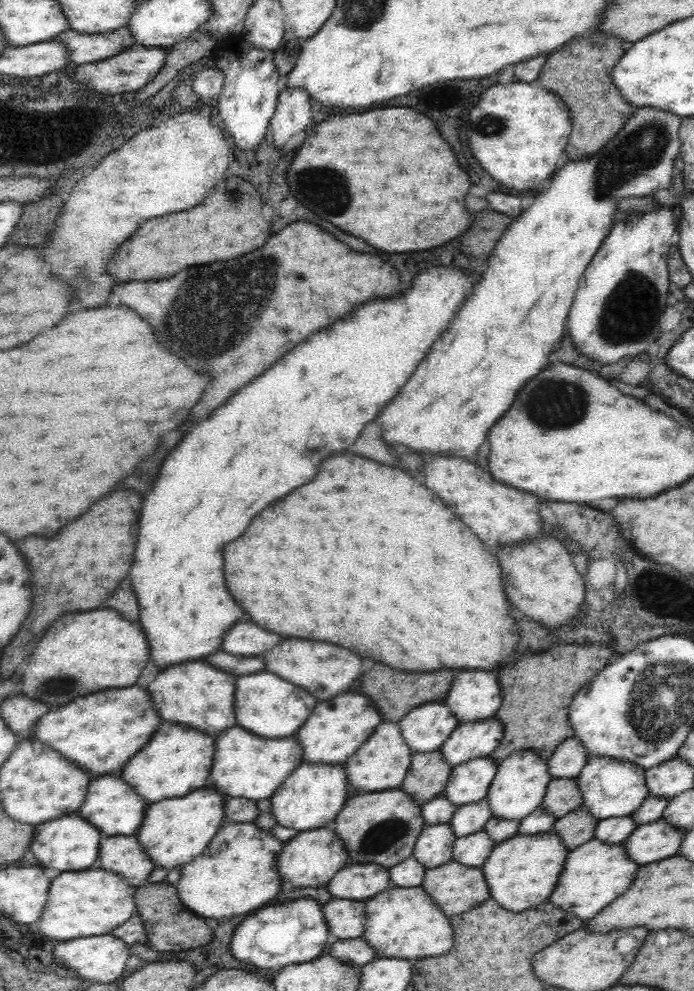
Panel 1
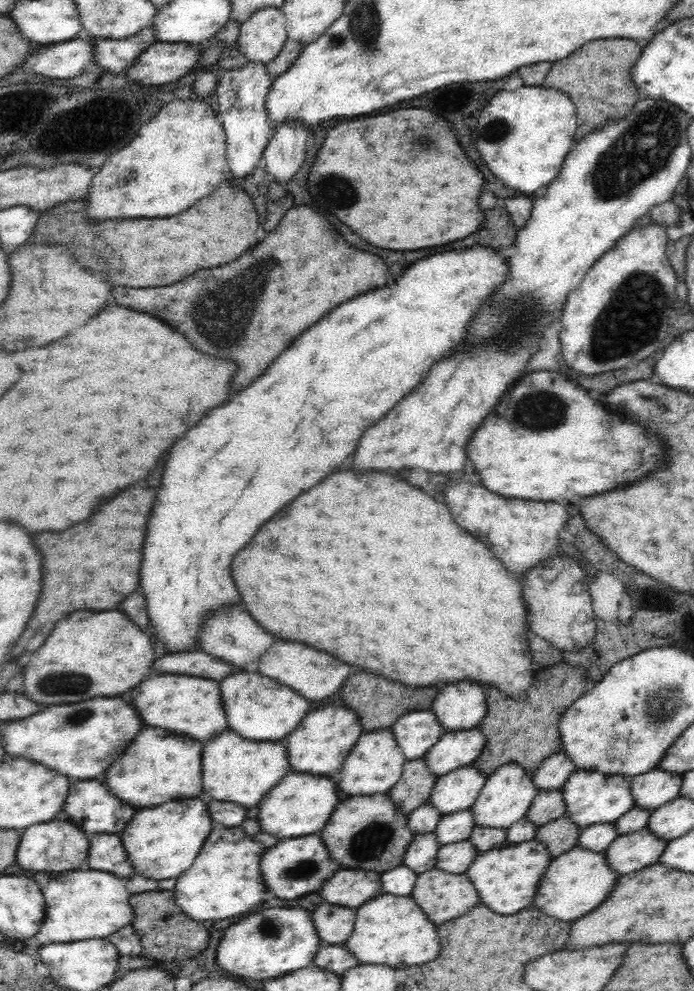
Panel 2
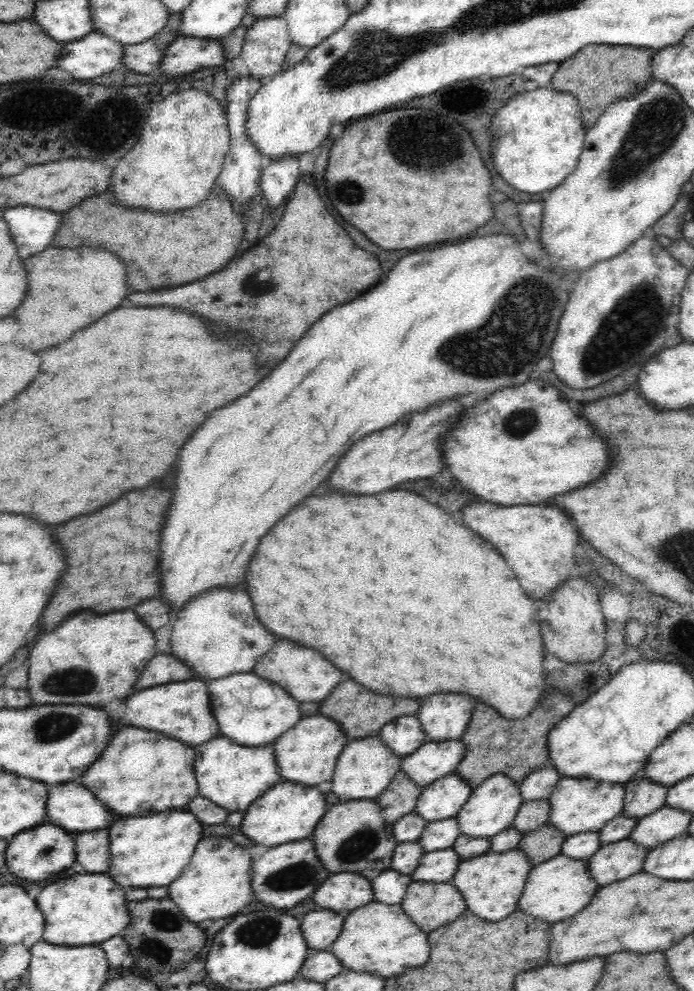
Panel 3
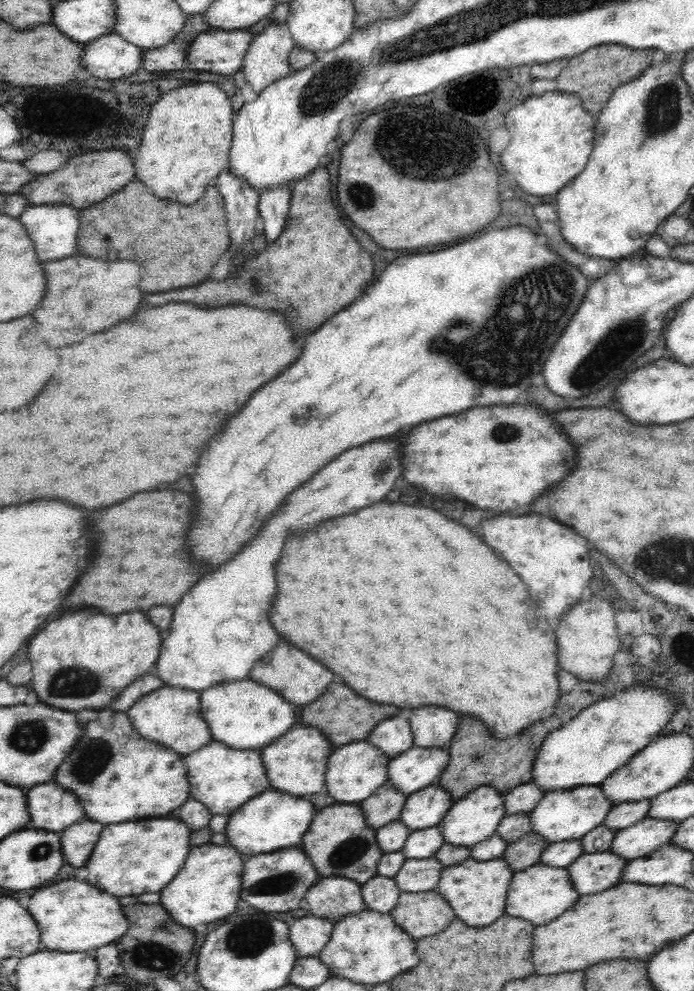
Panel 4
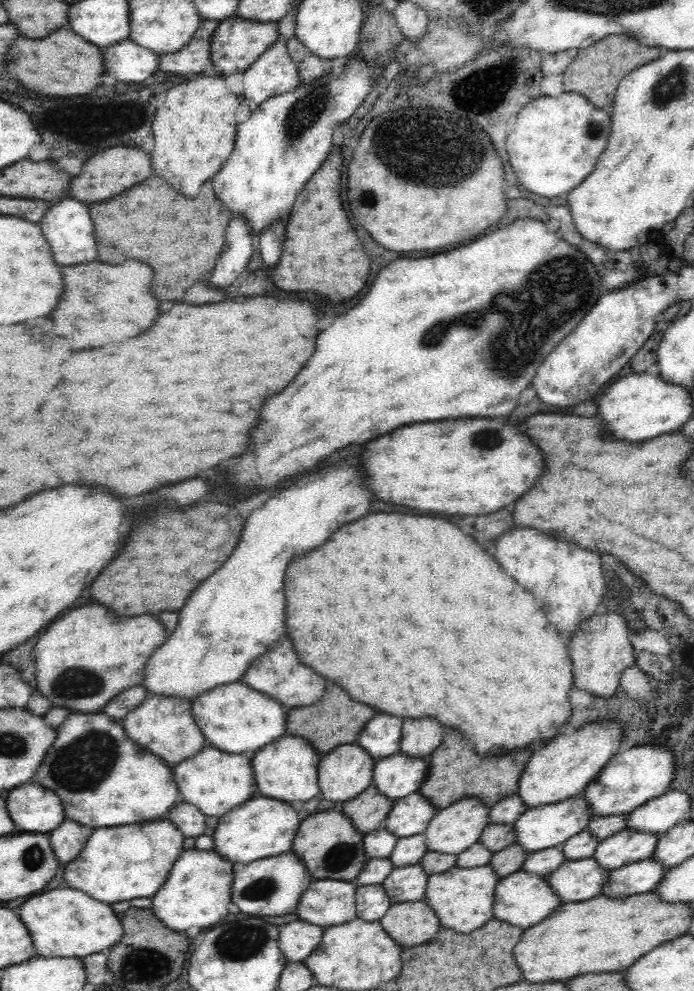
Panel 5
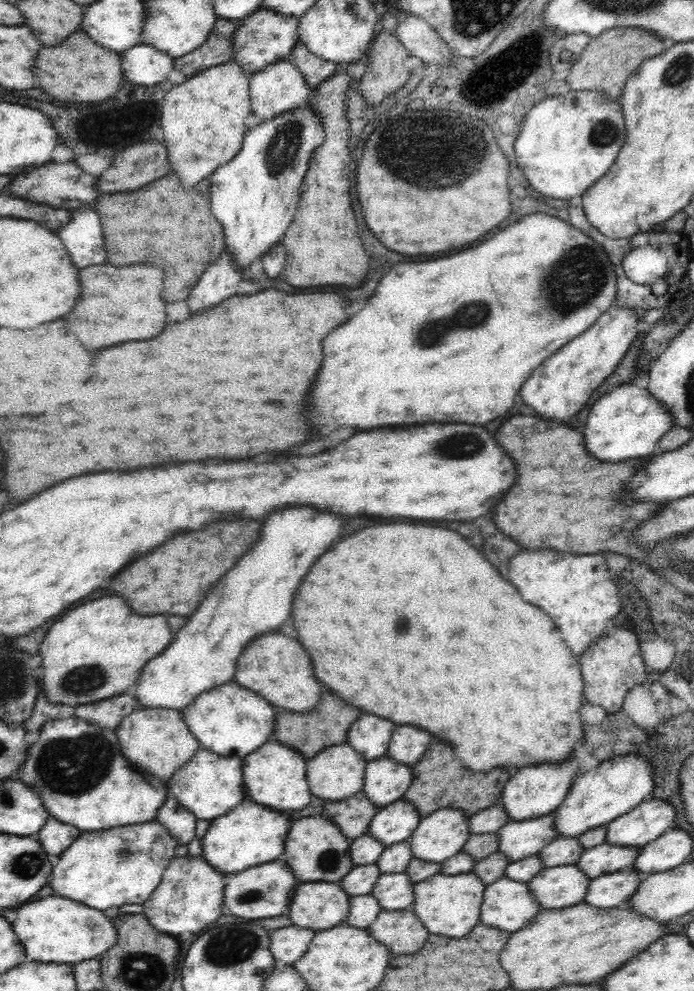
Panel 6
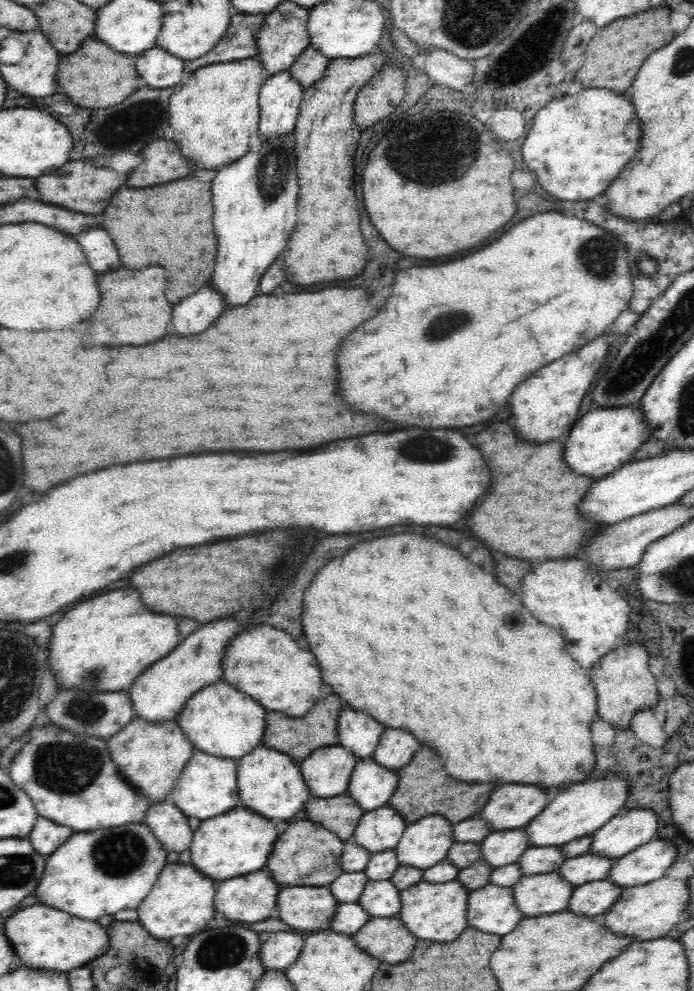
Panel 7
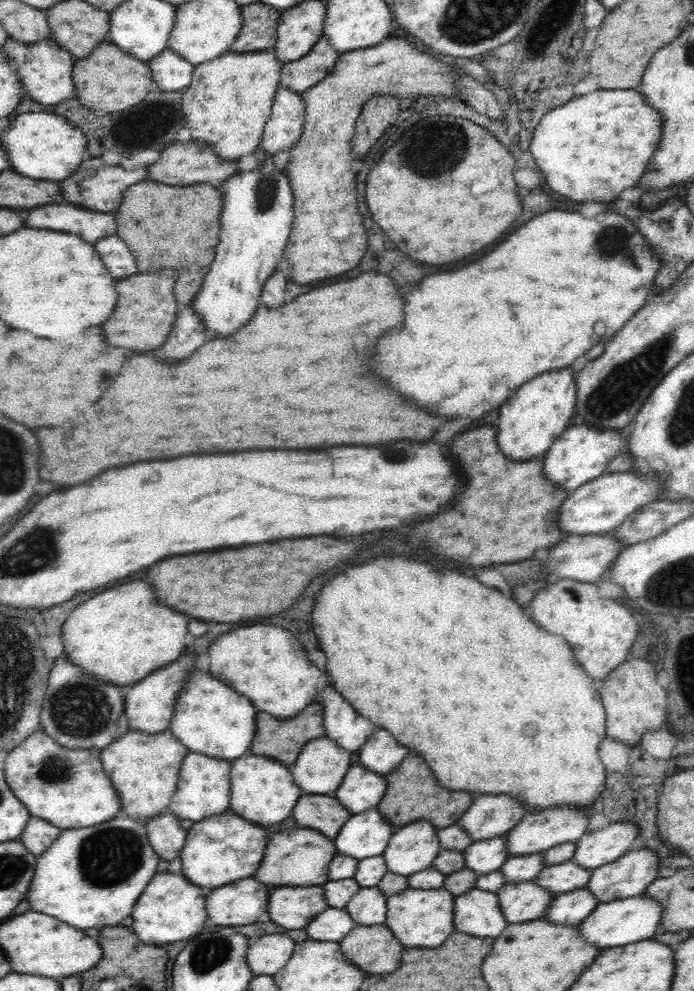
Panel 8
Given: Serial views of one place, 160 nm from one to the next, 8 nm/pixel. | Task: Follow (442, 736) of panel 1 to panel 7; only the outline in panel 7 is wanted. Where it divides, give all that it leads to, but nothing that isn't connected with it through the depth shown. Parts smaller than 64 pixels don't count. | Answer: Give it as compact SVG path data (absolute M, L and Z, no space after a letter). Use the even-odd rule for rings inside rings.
M345 704L336 716L339 746L346 748L354 757L370 758L378 745L381 732L384 732L384 726L380 726L372 716Z

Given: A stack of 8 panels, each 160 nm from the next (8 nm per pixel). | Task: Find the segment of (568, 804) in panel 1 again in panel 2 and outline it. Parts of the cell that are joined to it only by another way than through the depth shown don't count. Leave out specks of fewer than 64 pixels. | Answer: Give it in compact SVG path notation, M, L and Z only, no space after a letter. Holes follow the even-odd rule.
M560 790L537 791L530 809L526 812L526 819L534 827L544 826L551 820L556 820L565 814L565 805Z

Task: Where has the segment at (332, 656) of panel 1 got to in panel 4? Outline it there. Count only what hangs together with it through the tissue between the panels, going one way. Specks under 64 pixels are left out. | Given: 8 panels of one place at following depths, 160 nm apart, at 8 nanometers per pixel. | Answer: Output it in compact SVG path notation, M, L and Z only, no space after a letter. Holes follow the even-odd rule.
M280 638L276 648L272 652L268 652L268 656L262 656L256 661L250 672L250 678L254 682L282 694L284 700L288 700L290 704L298 705L310 704L323 692L326 692L326 686L332 682L332 672L328 672L322 664L318 664L306 652L300 652L300 650L288 646Z

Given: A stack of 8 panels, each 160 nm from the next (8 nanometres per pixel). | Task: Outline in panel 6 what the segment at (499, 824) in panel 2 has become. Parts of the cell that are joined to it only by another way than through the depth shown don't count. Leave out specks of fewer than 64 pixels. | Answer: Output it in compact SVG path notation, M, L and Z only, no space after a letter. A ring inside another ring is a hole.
M442 808L419 820L408 847L412 857L442 864L462 850L469 835L468 817L460 810Z

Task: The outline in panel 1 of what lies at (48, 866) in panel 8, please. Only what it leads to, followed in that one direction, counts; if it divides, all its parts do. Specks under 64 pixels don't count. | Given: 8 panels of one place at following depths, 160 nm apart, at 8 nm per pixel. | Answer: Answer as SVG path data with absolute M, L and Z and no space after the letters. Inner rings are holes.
M208 785L201 789L196 789L182 796L181 798L163 799L160 802L149 804L144 810L144 818L140 822L140 828L136 832L136 841L140 849L152 859L155 868L163 867L166 871L181 870L188 863L191 863L196 856L204 852L209 840L218 832L220 825L224 824L224 802L225 798L216 789Z

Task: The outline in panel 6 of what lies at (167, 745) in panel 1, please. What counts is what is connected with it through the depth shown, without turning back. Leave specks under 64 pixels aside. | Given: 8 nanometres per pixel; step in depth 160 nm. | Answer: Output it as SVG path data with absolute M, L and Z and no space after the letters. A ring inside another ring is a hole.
M76 717L48 719L40 728L40 739L27 750L24 763L16 773L21 783L38 794L49 815L81 832L154 821L154 816L166 800L167 785L139 772L122 757L115 731L97 727Z

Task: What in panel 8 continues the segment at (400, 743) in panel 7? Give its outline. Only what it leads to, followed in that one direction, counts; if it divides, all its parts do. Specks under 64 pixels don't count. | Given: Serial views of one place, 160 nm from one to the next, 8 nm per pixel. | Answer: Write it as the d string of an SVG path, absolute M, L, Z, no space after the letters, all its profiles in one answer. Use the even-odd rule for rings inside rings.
M378 730L372 732L354 753L355 763L365 770L386 776L400 766L408 750L400 746L386 730Z

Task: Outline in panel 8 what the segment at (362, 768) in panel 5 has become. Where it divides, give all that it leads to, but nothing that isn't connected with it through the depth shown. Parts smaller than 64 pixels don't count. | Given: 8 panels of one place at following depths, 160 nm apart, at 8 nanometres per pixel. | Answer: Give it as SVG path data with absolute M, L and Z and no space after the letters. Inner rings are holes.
M324 736L307 742L289 772L302 793L331 797L354 762L355 756L352 752L343 750L337 742Z

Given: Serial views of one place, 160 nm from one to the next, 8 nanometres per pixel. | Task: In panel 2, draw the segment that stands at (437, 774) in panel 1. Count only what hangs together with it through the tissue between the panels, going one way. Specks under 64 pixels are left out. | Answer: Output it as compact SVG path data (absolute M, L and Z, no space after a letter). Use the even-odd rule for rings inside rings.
M407 760L398 782L387 792L398 812L409 815L429 803L436 776L425 767L424 760Z

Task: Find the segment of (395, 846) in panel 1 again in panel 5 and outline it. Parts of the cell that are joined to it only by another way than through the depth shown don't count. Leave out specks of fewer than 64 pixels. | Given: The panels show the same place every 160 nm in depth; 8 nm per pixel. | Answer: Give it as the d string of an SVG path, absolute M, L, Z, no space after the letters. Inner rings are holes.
M339 810L312 813L300 822L291 850L298 855L304 867L318 880L342 880L354 882L364 869L367 858L364 855L362 833L352 827L352 822Z

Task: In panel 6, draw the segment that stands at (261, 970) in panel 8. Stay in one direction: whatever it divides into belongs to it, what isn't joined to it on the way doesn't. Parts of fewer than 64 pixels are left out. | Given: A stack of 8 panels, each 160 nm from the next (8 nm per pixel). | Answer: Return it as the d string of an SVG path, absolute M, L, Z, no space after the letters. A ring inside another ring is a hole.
M294 925L270 930L268 949L276 964L293 965L307 950L315 931Z

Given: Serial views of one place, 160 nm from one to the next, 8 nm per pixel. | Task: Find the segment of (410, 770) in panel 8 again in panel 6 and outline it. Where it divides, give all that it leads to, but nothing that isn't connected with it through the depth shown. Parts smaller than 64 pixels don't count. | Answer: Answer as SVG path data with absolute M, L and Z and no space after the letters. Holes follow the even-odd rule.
M432 740L424 755L412 766L412 780L402 800L412 804L420 818L442 808L460 810L467 817L501 803L504 784L513 771L498 768L488 773L477 774L462 767L454 750L442 740Z

